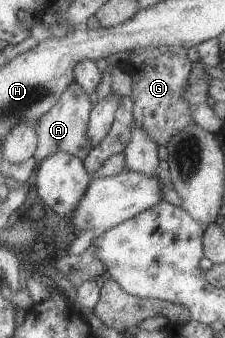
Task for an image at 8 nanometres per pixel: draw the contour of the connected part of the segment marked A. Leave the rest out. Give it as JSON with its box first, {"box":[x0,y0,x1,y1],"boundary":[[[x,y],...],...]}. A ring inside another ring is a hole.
{"box":[33,82,92,162],"boundary":[[[70,82],[62,90],[54,105],[51,105],[50,109],[47,109],[46,113],[43,113],[37,119],[37,124],[35,125],[37,148],[33,153],[33,158],[39,162],[51,153],[66,152],[83,160],[84,154],[91,150],[85,131],[92,106],[86,92],[76,82]]]}

